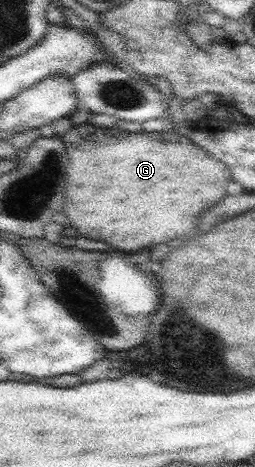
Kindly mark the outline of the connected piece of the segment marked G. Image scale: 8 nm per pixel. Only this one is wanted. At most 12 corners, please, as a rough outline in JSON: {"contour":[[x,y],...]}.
{"contour":[[84,122],[64,212],[124,252],[186,236],[230,167],[178,130]]}

